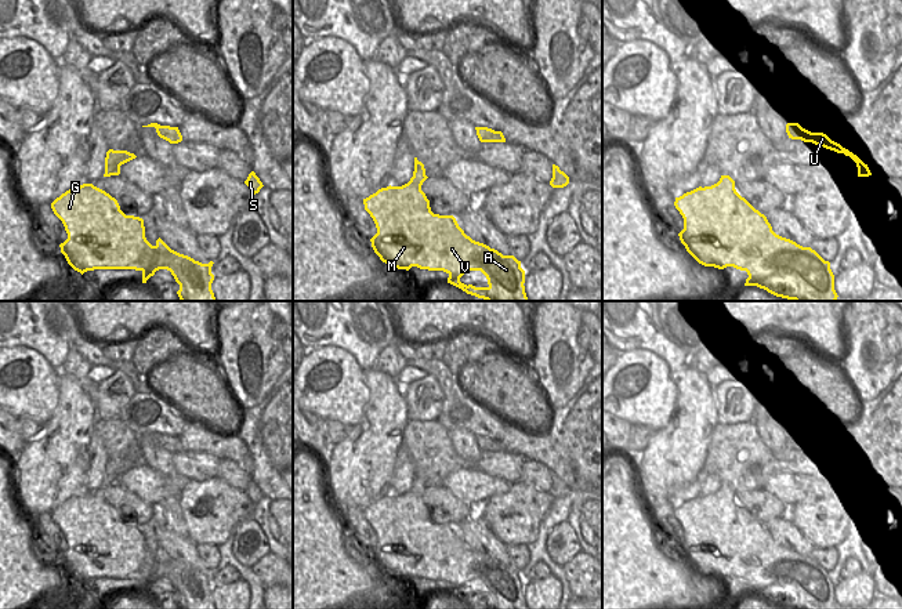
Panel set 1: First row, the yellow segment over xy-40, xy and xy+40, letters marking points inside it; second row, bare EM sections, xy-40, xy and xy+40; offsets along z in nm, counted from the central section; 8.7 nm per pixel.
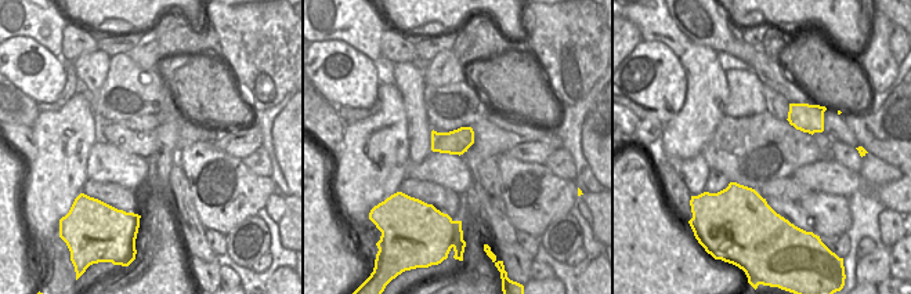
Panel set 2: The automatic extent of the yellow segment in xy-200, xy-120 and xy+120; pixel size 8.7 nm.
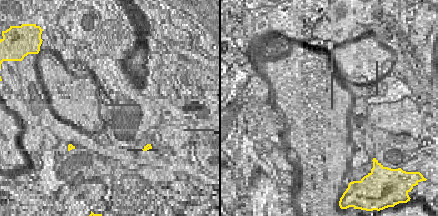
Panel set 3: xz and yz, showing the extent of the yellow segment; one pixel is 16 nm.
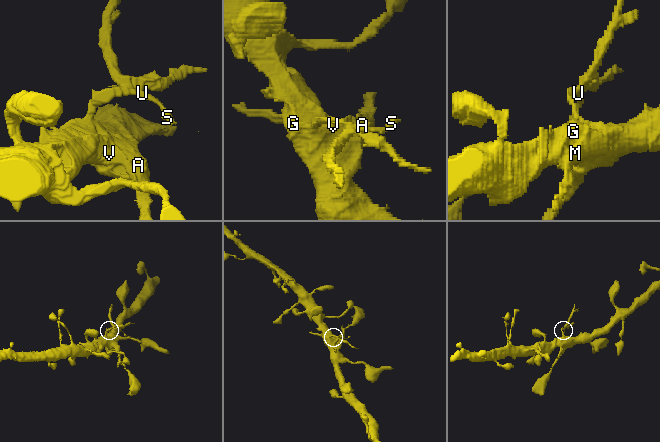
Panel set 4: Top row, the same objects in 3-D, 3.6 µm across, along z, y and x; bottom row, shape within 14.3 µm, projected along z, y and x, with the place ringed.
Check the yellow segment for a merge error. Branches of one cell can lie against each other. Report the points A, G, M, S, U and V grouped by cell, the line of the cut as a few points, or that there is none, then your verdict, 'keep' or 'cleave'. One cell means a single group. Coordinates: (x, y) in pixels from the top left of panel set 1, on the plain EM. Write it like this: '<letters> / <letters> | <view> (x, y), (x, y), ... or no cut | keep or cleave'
A G M V / S U | xy (410, 488), (421, 493) | cleave

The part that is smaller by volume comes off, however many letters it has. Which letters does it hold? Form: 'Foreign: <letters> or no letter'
Foreign: S, U.

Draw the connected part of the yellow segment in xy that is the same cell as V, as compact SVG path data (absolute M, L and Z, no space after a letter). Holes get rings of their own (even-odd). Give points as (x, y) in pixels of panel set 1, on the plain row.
M409 490L402 496L387 496L363 508L365 519L373 528L377 543L370 548L374 562L383 572L392 577L409 580L412 576L428 580L443 580L449 584L448 592L461 598L467 603L483 609L528 609L525 602L525 580L521 577L521 570L514 565L503 565L489 555L472 550L459 536L453 525L434 523L430 516L430 510L421 500L421 493ZM470 580L481 580L488 588L488 597L475 597L464 594L460 587Z

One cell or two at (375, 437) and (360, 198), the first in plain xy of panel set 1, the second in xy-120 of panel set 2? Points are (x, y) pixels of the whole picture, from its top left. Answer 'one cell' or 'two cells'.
one cell

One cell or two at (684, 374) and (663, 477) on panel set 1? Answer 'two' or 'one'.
one

